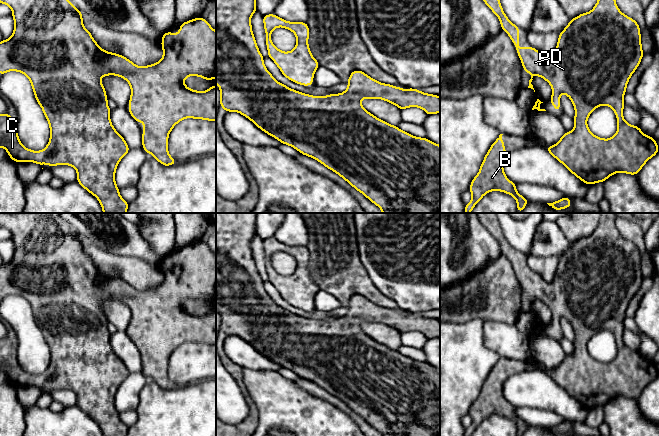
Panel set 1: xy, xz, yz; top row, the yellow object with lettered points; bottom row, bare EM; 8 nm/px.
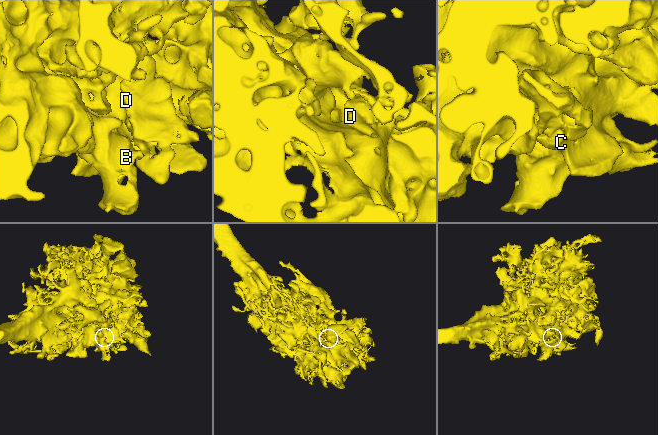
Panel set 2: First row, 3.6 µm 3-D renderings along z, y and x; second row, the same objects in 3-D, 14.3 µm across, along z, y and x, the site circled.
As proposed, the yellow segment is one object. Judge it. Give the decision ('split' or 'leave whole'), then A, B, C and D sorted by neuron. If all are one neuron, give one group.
leave whole | A B C D

